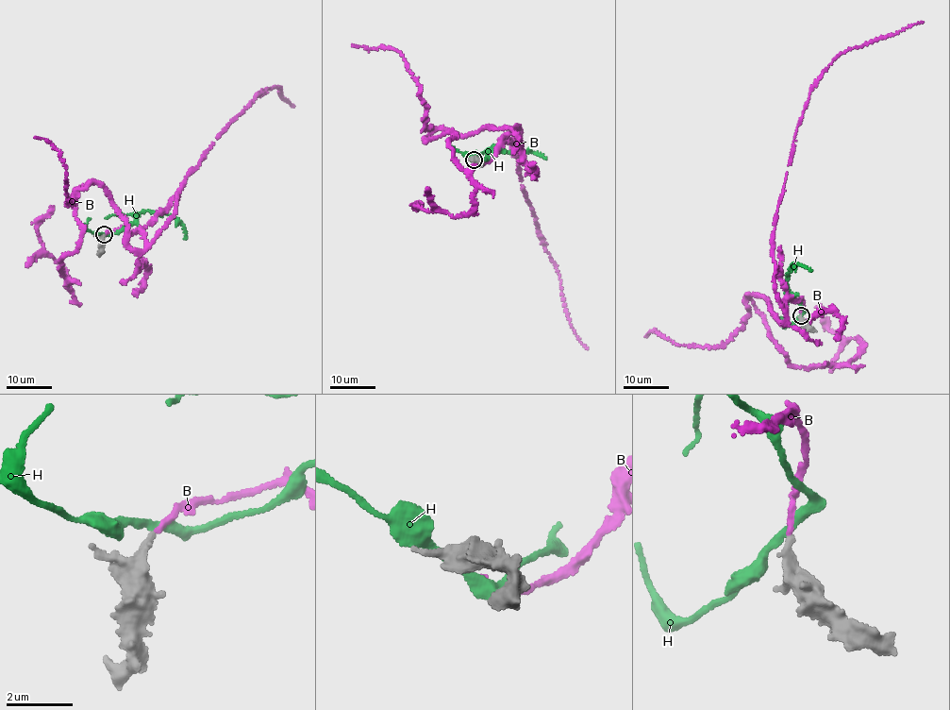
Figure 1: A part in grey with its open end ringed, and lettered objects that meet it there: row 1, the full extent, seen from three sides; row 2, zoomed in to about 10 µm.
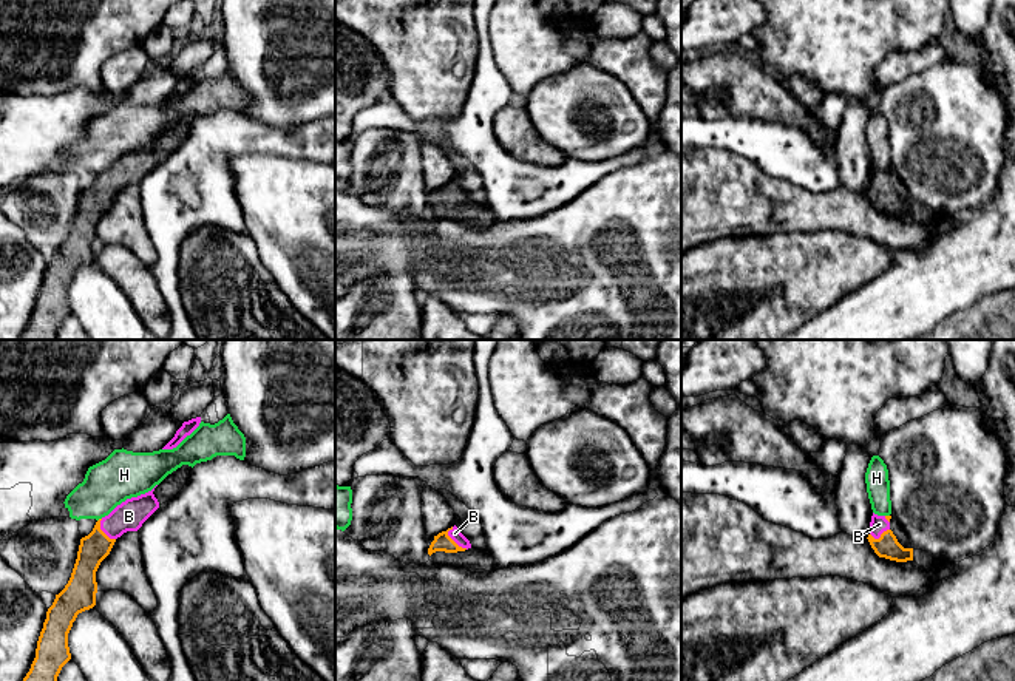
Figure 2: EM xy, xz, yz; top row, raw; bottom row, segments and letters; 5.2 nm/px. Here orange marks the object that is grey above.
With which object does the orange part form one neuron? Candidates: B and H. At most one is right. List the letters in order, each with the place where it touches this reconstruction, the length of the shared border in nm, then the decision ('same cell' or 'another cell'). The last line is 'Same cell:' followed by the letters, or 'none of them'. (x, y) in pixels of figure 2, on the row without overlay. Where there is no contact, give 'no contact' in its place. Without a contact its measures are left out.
B: xz (453, 195) | 150 nm | same cell
H: xy (99, 173) | 30 nm | another cell
Same cell: B

